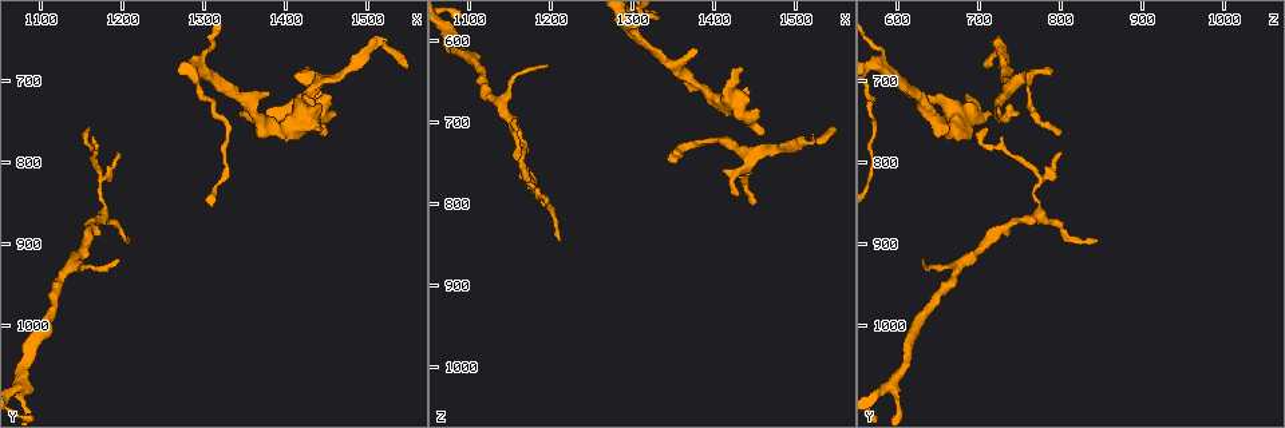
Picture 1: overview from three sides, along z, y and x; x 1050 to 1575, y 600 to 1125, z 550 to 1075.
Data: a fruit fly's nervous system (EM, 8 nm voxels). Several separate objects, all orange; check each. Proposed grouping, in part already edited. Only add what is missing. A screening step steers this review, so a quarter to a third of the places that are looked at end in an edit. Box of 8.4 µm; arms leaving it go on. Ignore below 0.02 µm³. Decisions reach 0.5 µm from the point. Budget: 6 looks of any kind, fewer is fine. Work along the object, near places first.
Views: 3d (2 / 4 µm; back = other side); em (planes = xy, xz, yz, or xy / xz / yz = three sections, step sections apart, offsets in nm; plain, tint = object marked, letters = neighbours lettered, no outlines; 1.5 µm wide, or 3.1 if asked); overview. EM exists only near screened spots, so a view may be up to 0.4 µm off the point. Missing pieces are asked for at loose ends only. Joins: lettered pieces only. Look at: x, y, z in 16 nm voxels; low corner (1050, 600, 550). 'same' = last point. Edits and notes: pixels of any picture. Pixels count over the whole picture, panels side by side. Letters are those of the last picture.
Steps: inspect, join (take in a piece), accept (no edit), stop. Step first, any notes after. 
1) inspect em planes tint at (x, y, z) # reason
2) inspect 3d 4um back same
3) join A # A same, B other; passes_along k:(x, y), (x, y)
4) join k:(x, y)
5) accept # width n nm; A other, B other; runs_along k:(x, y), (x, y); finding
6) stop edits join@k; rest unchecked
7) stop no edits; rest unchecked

inspect em planes letters at (1425, 690, 790) # thin end

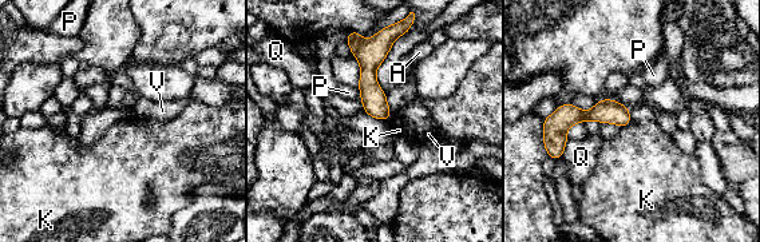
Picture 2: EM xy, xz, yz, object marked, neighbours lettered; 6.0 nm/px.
accept # A other, K other, P other, Q other, V other; runs_along 2:(382, 39), (369, 92), (383, 116); none of them fits

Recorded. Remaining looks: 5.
inspect em yz step 4 tint at (1340, 740, 750) # branch stops here

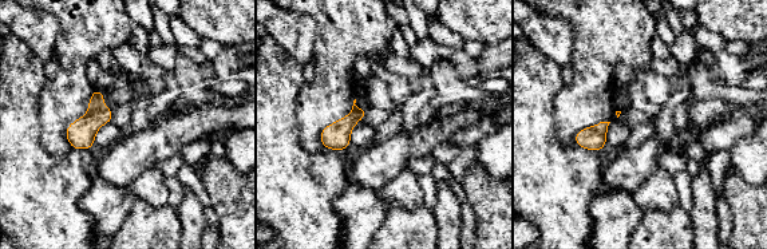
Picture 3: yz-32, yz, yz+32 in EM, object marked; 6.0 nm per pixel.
inspect em planes letters same

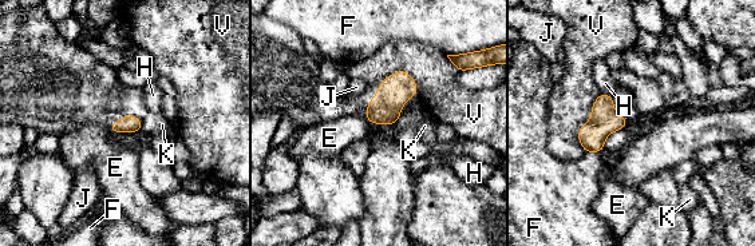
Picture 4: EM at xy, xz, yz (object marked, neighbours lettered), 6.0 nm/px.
accept # E other, F other, H other, J other, K other, V other; border 4:(107, 126), (113, 133); none of them fits

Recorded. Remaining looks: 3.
inspect em xz step 4 tint at (1160, 760, 710) # tapers out

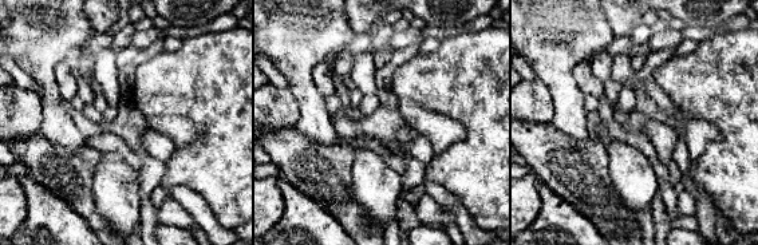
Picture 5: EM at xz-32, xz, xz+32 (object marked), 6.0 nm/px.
inspect em planes letters same

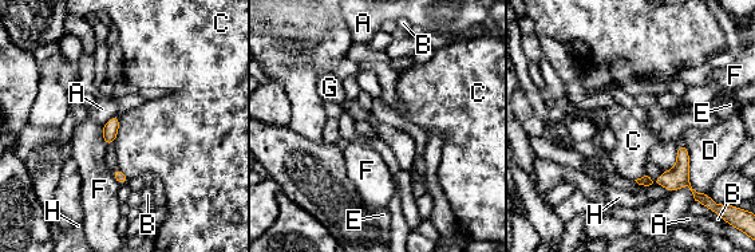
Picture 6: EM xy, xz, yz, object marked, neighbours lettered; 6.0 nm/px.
accept # longest_contact D 340 nm; A other, B other, C other, D other, E other, F other, G other, H other; border 6:(119, 114), (119, 128), (114, 141); none of them fits

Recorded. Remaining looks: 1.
stop no edits; rest unchecked

